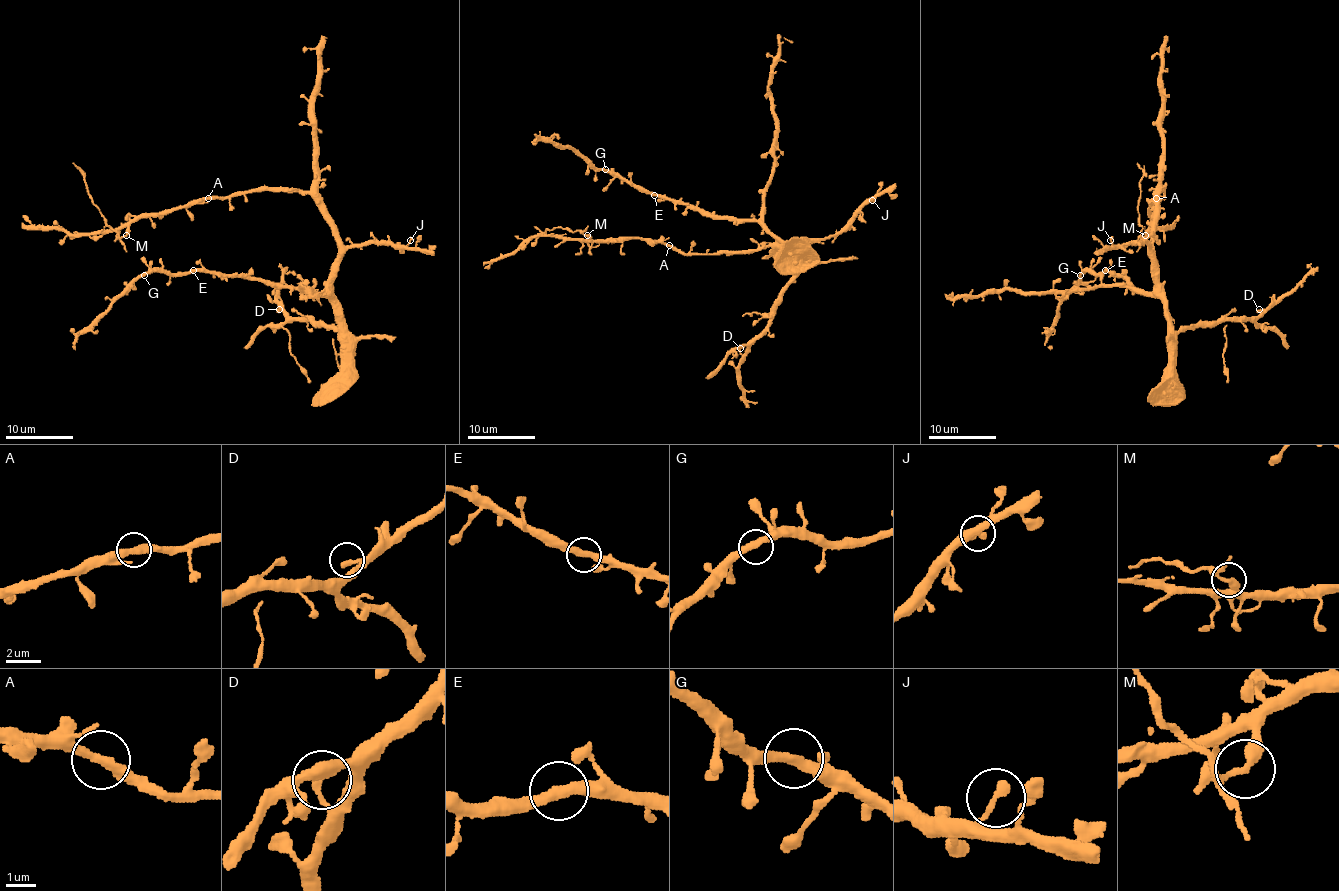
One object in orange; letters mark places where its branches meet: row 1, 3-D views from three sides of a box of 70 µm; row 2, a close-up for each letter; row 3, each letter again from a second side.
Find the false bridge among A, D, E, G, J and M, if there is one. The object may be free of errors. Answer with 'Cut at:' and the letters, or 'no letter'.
Cut at: M

